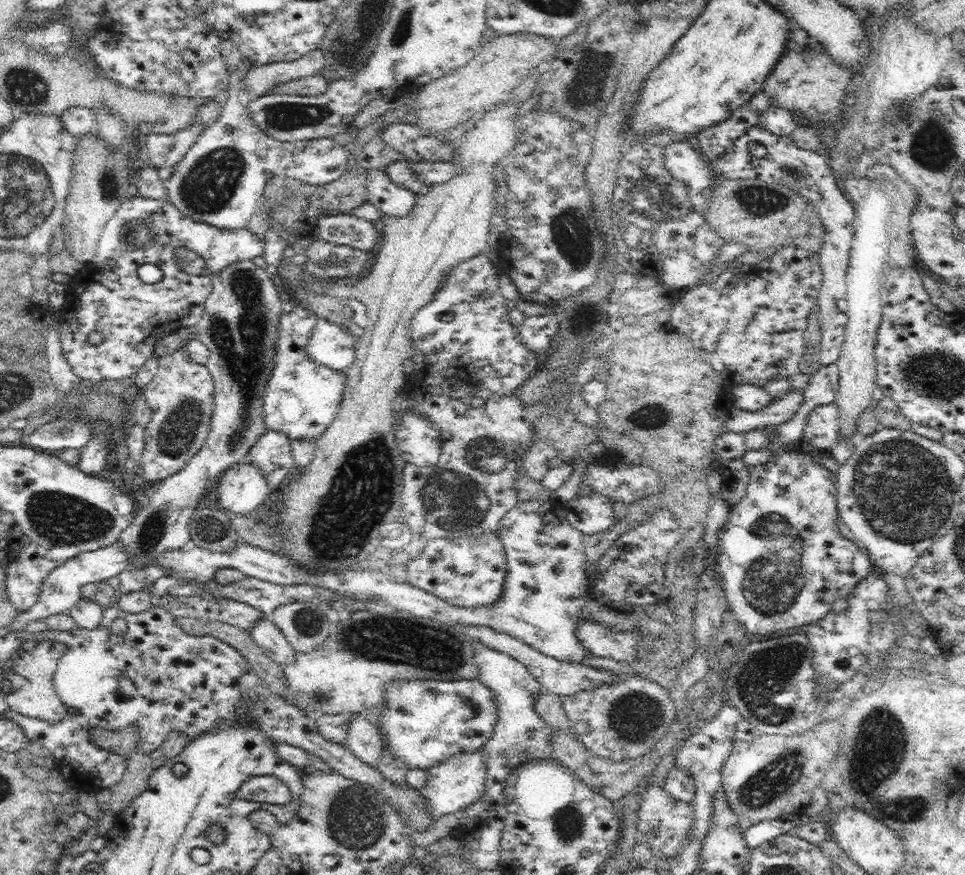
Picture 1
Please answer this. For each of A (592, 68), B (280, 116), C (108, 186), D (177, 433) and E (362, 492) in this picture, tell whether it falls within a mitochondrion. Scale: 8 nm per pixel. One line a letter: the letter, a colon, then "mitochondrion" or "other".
A: mitochondrion
B: mitochondrion
C: mitochondrion
D: mitochondrion
E: mitochondrion

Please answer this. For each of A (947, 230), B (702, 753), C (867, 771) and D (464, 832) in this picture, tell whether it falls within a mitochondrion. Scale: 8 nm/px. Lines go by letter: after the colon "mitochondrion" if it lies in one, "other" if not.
A: other
B: other
C: mitochondrion
D: other

